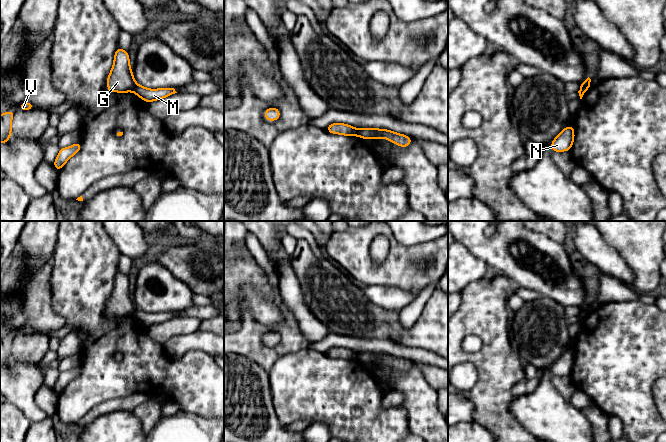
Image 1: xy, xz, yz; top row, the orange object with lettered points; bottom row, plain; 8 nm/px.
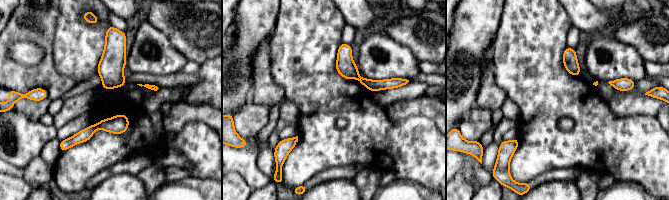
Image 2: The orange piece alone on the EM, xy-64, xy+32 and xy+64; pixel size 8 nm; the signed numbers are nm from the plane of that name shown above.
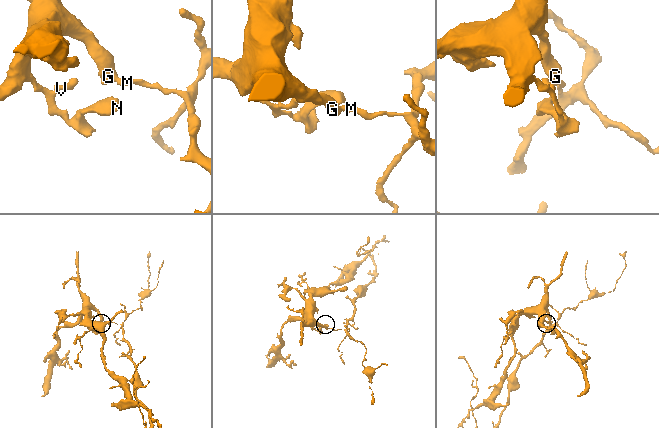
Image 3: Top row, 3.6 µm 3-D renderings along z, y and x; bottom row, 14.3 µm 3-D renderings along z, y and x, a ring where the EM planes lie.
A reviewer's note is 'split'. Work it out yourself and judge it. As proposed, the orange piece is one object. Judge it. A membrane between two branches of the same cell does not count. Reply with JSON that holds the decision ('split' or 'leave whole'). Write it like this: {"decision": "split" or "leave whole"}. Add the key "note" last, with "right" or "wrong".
{"decision": "split", "note": "right"}

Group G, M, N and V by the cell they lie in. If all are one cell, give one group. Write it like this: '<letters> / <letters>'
G N V / M

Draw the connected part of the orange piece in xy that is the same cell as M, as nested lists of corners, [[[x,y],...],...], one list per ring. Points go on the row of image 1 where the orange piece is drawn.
[[[137,85],[134,89],[134,93],[144,100],[145,102],[149,103],[152,101],[160,100],[165,97],[171,96],[175,93],[174,88],[159,88],[159,89],[149,89],[145,88],[141,85]]]

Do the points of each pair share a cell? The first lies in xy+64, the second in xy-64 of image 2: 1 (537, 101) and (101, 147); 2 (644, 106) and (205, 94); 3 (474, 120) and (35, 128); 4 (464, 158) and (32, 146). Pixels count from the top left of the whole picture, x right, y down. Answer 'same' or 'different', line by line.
1: same
2: different
3: different
4: same

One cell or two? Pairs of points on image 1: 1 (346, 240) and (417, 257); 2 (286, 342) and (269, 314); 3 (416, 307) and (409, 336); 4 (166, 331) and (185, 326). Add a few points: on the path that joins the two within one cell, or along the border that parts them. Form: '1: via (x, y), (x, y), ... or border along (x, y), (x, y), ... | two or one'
1: via (361, 259), (372, 270), (398, 270) | one
2: border along (252, 318), (269, 326), (282, 324), (286, 320) | two
3: border along (424, 305), (418, 319), (410, 327), (401, 326) | two
4: via (171, 328), (180, 326) | one

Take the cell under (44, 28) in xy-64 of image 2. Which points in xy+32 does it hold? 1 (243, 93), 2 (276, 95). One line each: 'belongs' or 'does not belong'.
1: does not belong
2: belongs

